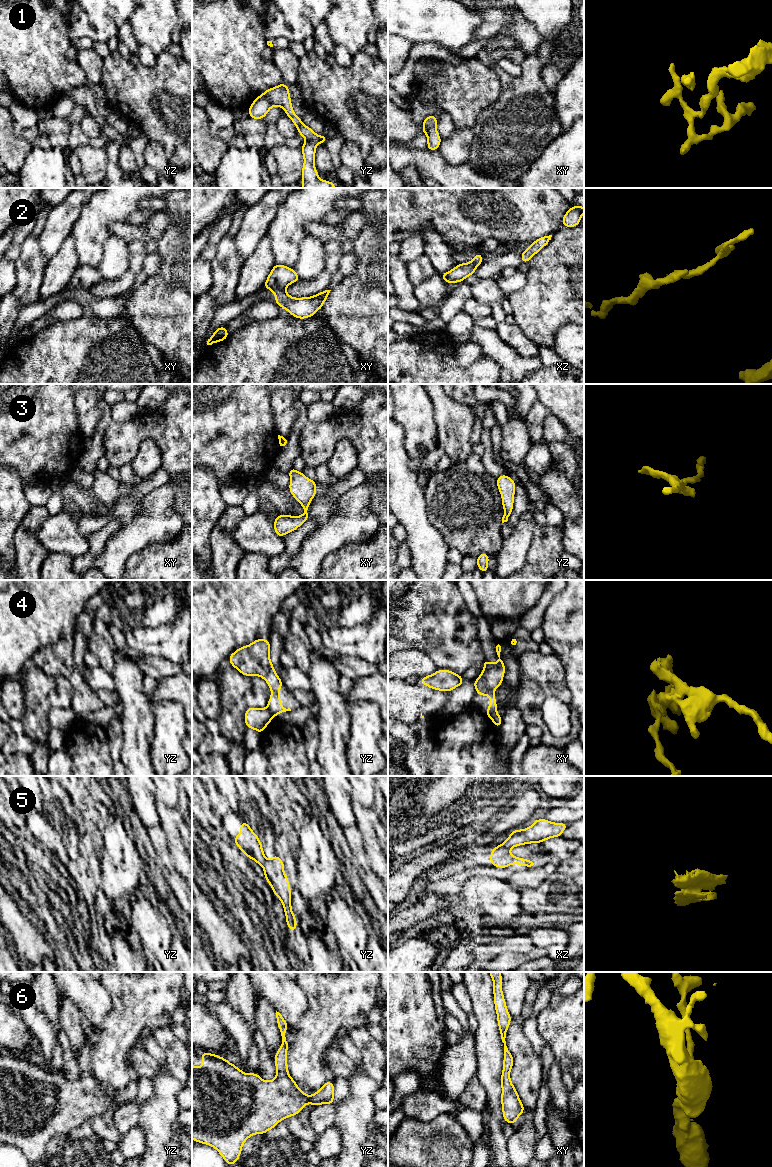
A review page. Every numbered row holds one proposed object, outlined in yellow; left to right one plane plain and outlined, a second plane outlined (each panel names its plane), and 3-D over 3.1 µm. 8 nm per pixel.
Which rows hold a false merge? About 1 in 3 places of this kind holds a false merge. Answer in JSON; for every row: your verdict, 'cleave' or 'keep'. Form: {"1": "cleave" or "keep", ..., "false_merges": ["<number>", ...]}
{"1": "cleave", "2": "cleave", "3": "keep", "4": "cleave", "5": "cleave", "6": "keep", "false_merges": ["1", "2", "4", "5"]}

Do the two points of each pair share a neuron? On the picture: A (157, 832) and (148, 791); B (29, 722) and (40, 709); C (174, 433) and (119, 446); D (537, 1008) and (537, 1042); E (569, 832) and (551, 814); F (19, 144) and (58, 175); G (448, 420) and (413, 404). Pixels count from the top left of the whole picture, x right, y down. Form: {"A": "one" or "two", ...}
{"A": "two", "B": "one", "C": "one", "D": "one", "E": "two", "F": "two", "G": "two"}

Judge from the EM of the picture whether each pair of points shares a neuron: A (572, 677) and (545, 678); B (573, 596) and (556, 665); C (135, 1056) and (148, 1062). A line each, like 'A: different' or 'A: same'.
A: different
B: different
C: same

